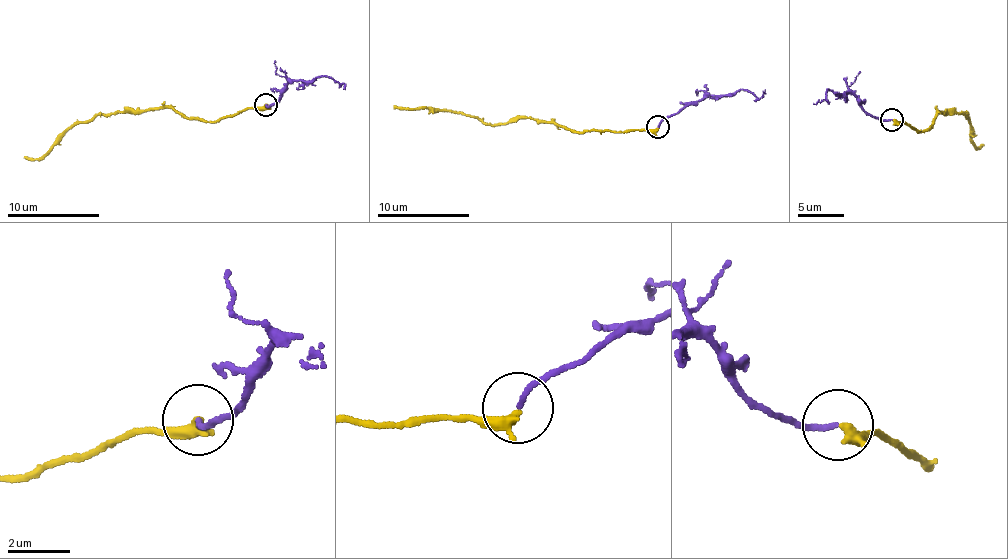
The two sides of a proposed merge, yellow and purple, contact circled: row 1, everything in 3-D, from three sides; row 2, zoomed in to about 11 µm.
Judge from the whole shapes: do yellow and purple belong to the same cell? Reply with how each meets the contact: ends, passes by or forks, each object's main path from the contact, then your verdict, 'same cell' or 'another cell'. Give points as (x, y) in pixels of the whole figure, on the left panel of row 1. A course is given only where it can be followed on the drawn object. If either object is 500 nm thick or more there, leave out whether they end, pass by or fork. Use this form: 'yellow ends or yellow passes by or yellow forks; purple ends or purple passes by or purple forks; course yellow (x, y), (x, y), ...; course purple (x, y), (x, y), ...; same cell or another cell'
yellow ends; purple ends; course yellow (267, 105), (245, 107), (215, 121), (184, 118), (170, 109), (102, 114), (77, 123), (40, 158), (24, 159); course purple (266, 105), (273, 105), (292, 81), (313, 83), (317, 78), (330, 76), (345, 90); same cell

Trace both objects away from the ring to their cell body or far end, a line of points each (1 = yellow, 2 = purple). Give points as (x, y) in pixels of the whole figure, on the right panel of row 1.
1: (893, 120), (905, 121), (918, 131), (934, 126), (935, 114), (948, 109), (970, 113), (976, 147), (981, 147)
2: (891, 120), (878, 119), (847, 93), (838, 97), (825, 91), (826, 99), (814, 105)

